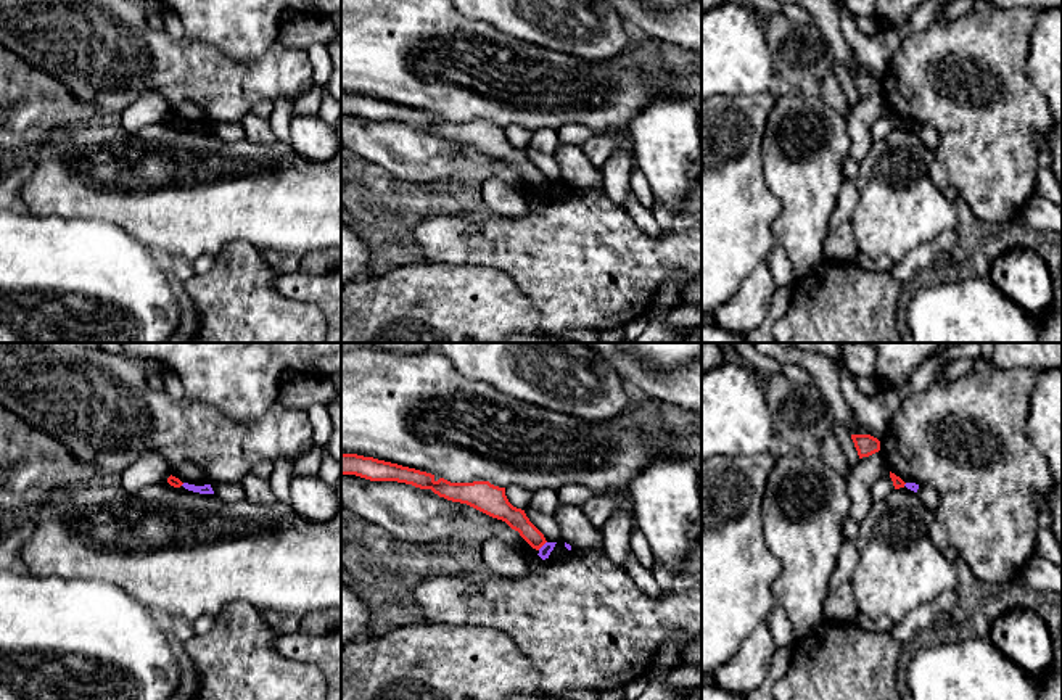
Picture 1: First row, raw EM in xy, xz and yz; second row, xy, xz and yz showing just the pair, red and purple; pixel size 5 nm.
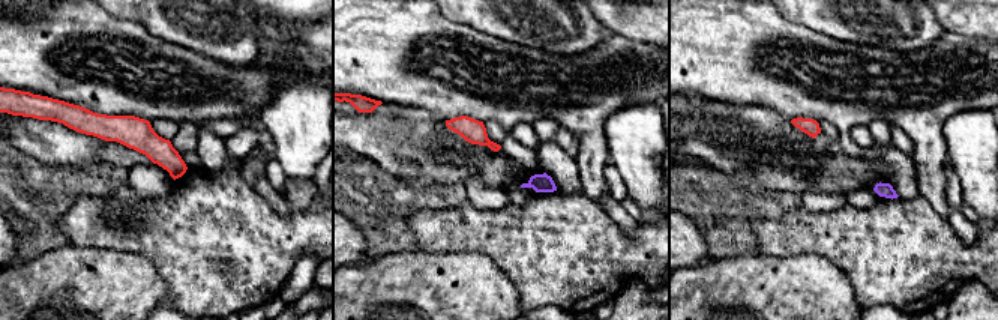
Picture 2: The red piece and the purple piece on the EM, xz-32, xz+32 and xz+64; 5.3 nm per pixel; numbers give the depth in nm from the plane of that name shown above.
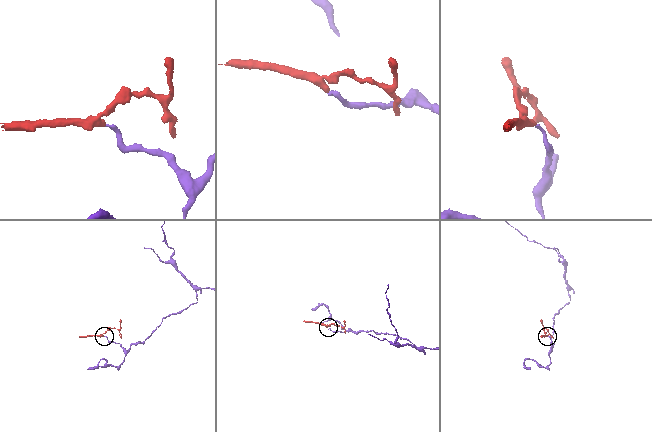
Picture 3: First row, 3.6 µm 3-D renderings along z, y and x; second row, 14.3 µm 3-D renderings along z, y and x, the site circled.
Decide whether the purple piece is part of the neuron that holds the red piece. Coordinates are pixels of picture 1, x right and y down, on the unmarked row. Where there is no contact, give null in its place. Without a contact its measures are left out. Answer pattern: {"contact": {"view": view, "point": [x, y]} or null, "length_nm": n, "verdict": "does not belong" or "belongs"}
{"contact": {"view": "xz", "point": [541, 185]}, "length_nm": 60, "verdict": "does not belong"}

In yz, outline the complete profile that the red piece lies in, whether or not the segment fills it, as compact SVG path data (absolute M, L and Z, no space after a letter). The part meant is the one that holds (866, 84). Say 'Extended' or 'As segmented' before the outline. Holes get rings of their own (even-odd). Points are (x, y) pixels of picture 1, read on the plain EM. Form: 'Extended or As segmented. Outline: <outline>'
As segmented. Outline: M851 74L859 98L869 97L880 90L880 80L871 74Z

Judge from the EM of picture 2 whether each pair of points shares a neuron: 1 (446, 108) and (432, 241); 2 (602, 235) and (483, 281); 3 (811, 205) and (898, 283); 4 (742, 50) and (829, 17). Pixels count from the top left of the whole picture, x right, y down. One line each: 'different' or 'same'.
1: different
2: different
3: different
4: different

